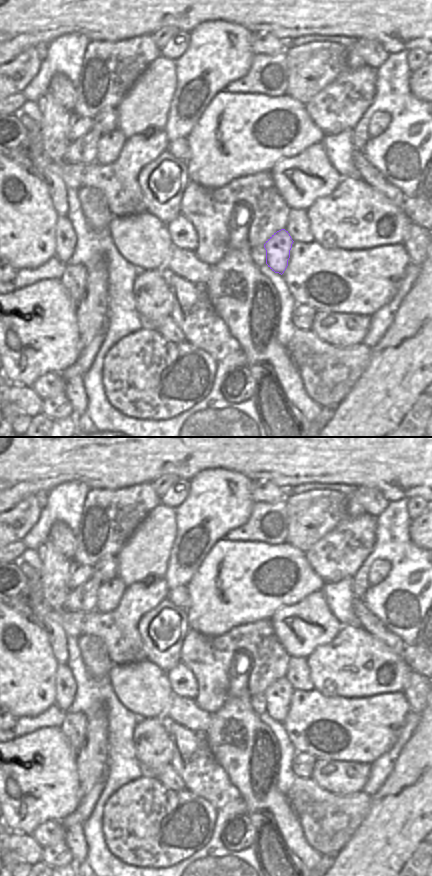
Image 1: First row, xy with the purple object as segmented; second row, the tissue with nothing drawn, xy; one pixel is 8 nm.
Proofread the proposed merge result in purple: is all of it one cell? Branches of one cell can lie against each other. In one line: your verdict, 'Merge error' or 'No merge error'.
No merge error.

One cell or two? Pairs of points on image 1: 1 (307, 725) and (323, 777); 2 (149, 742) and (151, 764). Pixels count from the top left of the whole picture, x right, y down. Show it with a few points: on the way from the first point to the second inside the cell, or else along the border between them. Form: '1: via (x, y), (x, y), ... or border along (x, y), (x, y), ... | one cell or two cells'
1: border along (316, 758), (330, 758), (341, 761) | two cells
2: via (151, 747), (151, 759) | one cell

